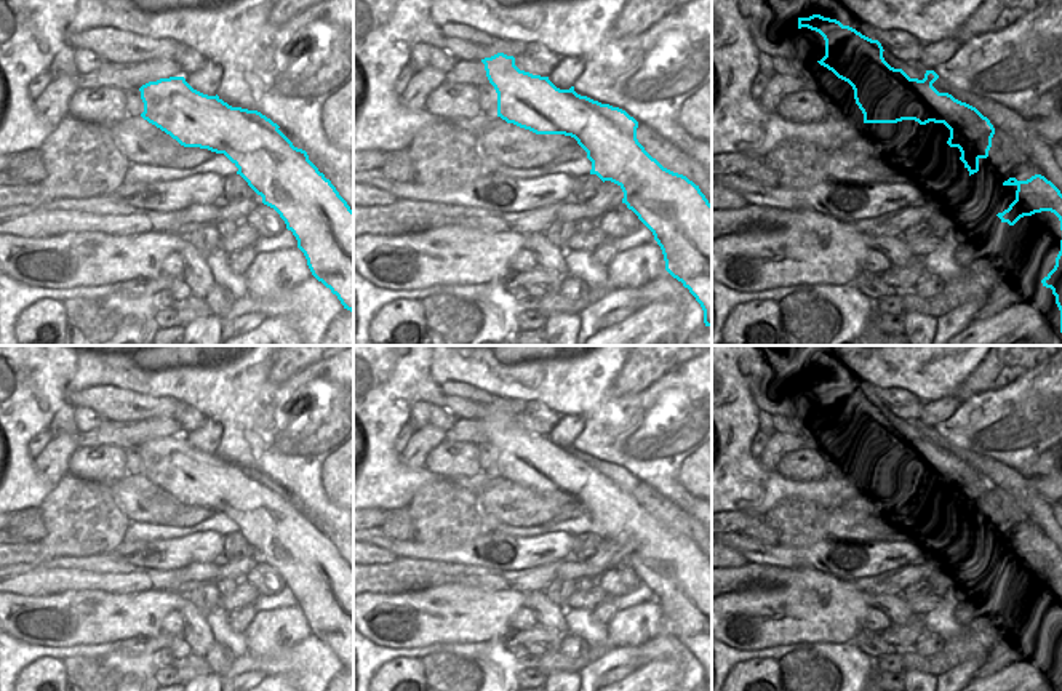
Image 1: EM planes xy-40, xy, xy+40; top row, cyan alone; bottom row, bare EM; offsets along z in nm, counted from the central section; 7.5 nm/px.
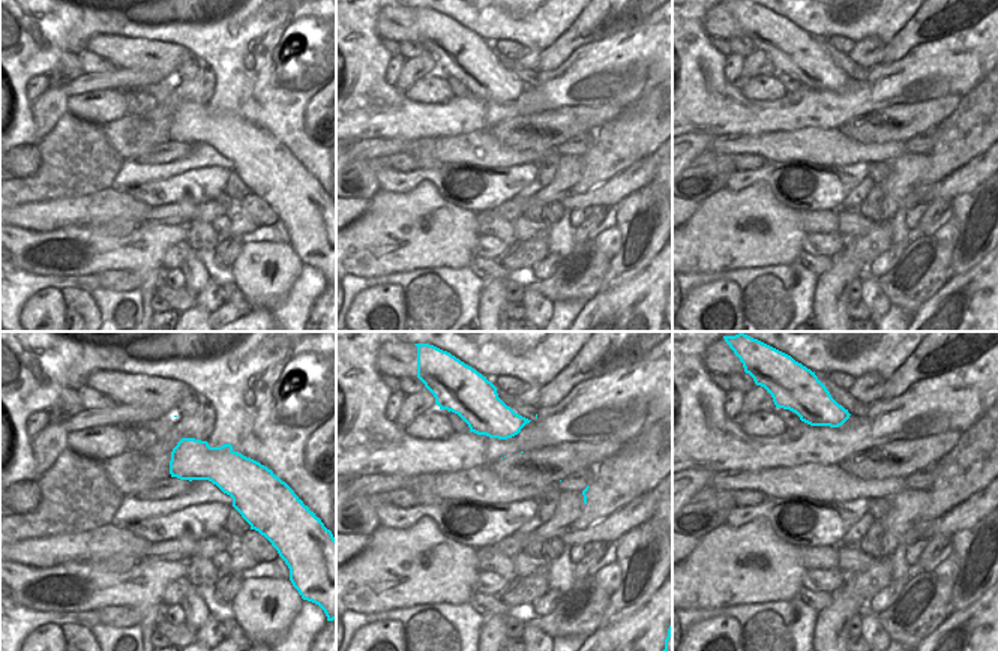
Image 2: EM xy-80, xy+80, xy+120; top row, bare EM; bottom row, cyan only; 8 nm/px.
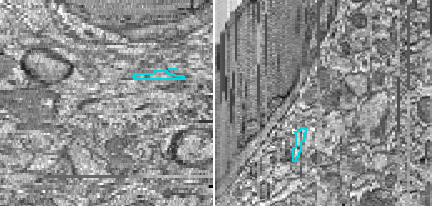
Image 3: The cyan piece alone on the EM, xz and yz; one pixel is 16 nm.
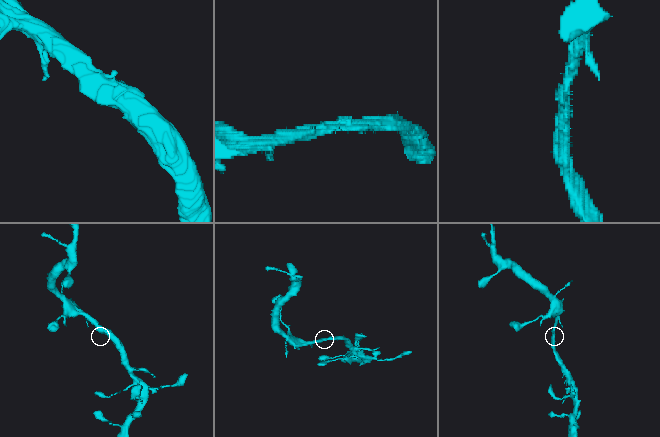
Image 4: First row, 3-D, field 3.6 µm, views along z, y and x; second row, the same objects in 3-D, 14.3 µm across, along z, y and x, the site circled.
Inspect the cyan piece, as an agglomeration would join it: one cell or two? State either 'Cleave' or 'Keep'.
Keep.

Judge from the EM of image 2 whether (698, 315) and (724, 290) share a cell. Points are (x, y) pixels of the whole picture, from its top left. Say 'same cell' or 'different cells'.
same cell

